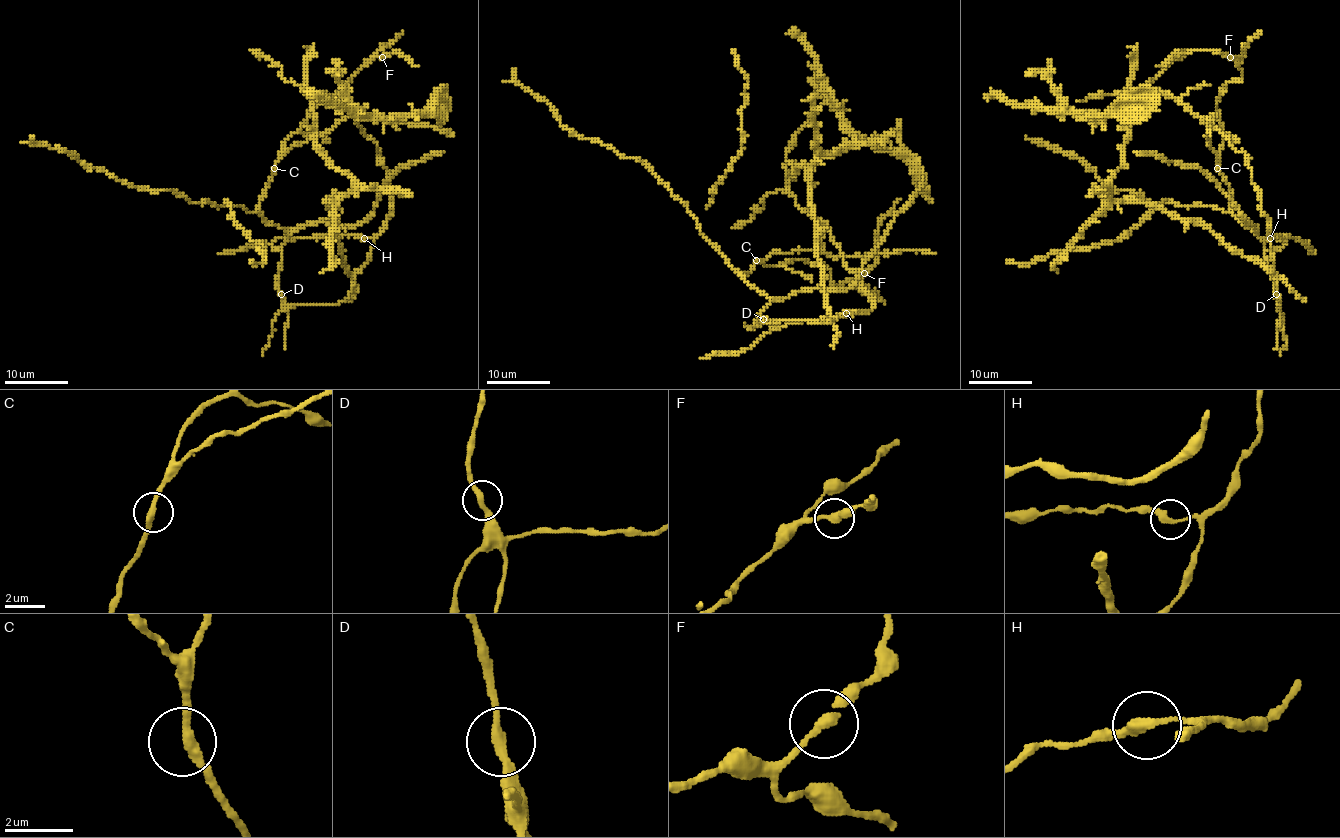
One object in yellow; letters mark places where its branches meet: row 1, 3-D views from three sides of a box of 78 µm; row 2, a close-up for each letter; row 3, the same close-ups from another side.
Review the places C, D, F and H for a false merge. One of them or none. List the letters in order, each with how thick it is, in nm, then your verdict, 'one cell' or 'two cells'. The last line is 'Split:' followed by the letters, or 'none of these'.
C: 280 nm thick; one cell
D: 280 nm thick; one cell
F: 260 nm thick; one cell
H: 280 nm thick; one cell
Split: none of these

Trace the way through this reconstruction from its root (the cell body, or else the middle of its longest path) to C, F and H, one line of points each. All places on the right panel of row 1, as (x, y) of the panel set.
C: (1275, 270), (1279, 299), (1276, 305), (1279, 305), (1263, 240), (1233, 213), (1230, 186), (1217, 168)
F: (1275, 270), (1279, 305), (1263, 240), (1233, 213), (1219, 167), (1216, 102), (1241, 76), (1230, 57)
H: (1275, 270), (1270, 238)

